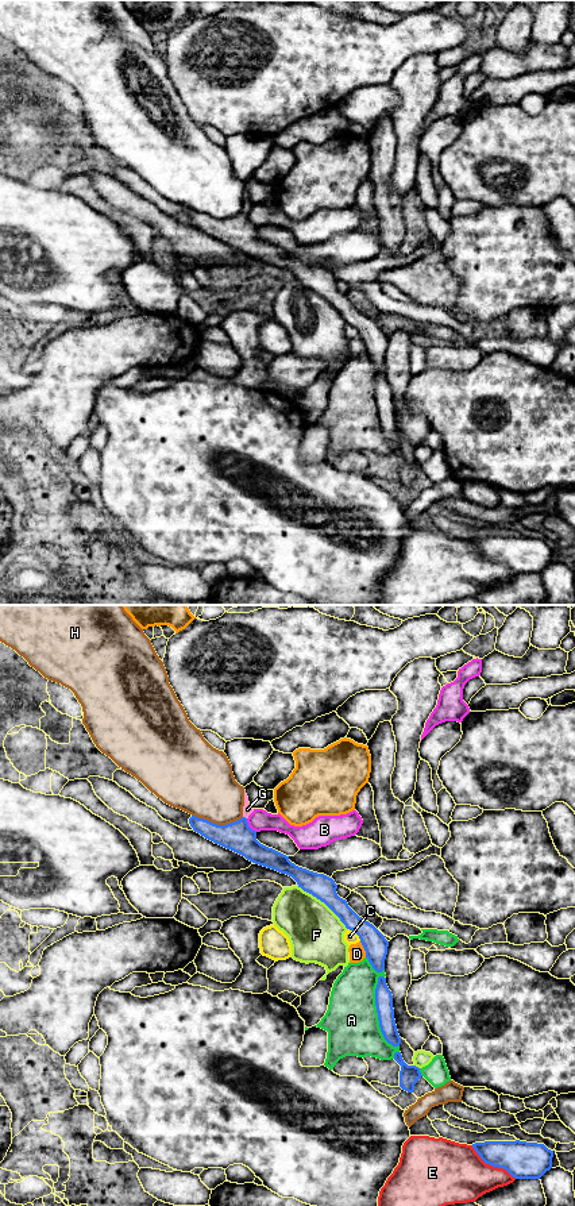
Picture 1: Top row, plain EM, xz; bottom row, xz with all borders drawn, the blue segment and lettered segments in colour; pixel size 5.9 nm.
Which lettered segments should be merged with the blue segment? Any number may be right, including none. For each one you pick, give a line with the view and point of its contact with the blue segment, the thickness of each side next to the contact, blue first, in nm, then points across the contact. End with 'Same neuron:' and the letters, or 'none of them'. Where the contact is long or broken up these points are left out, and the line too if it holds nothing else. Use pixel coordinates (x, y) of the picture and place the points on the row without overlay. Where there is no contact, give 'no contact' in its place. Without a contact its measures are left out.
G: meets blue in xz at (244, 212); 180 nm thick on the blue side, 60 nm on the other; runs through xz (238, 231), (244, 212), (247, 204)
Same neuron: G

